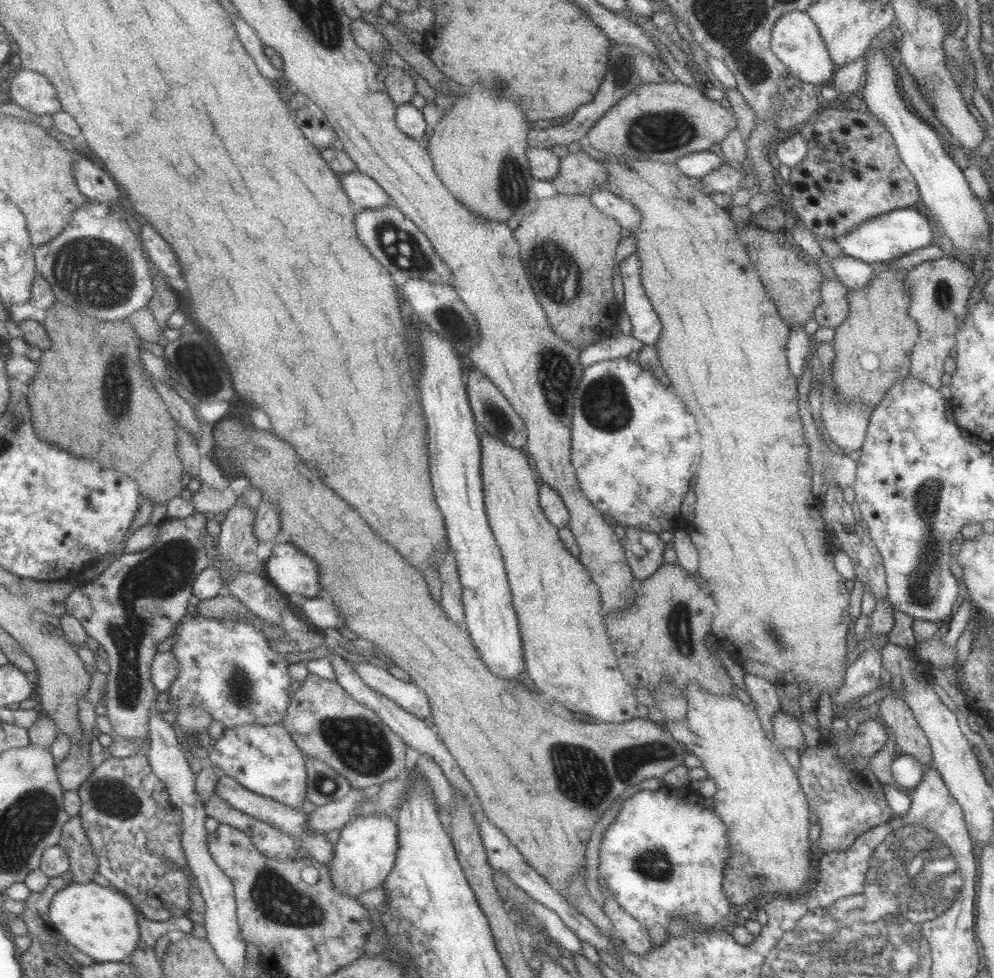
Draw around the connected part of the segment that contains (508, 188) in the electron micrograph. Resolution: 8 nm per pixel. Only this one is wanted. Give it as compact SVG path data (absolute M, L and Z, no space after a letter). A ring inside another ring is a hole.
M473 88L469 92L465 92L465 96L457 97L453 96L453 103L448 110L443 111L443 115L440 118L440 121L437 123L437 126L434 126L432 130L429 131L429 147L428 154L430 155L434 172L436 173L437 178L444 184L444 187L455 197L467 211L473 213L473 215L478 216L479 218L485 218L486 220L495 220L506 222L509 218L520 217L525 214L533 212L537 202L539 200L547 198L547 196L553 197L553 187L550 181L539 181L531 179L531 173L529 173L529 161L525 157L525 152L527 152L527 132L529 132L529 126L527 125L528 121L523 118L523 112L513 106L511 102L507 100L499 100L499 98L491 98L489 94L485 94L483 88Z

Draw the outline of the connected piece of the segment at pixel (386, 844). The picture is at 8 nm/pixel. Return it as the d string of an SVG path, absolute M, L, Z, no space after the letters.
M393 811L390 814L353 817L343 825L328 862L329 880L334 891L357 899L360 892L373 891L382 886L395 862L397 831L396 814Z

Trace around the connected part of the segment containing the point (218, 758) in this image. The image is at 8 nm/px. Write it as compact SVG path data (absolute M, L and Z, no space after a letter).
M280 722L227 728L209 750L209 762L219 766L226 775L236 778L243 788L259 796L272 798L283 806L300 810L306 799L305 760L299 746Z

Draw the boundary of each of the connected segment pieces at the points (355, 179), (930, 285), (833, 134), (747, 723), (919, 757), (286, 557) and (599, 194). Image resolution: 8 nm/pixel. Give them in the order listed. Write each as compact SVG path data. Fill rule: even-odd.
M357 170L347 172L347 174L338 174L338 176L339 184L351 203L363 209L373 208L373 210L393 205L387 193L383 192L383 189L369 176Z
M944 255L937 260L928 260L917 264L915 268L910 269L905 274L905 280L903 285L909 295L909 308L908 315L917 323L918 337L914 342L912 351L910 352L910 375L914 376L917 380L921 380L925 384L929 384L930 387L938 389L941 386L941 375L944 373L944 362L948 357L951 348L955 346L955 333L958 329L958 324L962 323L965 316L967 307L967 300L969 298L969 292L976 279L973 276L972 270L967 266L950 255Z
M838 102L823 109L810 123L813 133L807 141L807 153L805 159L791 169L787 182L791 187L791 197L784 201L784 205L818 240L845 236L846 232L885 212L919 206L916 183L901 163L891 134L871 113L857 103L842 106Z
M697 684L685 686L682 690L682 696L685 698L687 705L685 718L678 721L665 721L662 726L677 742L683 744L687 754L694 755L701 762L701 767L707 773L707 778L711 779L717 787L715 795L711 798L714 802L713 809L711 810L718 816L722 824L727 826L727 832L729 832L727 836L729 836L728 841L729 846L731 846L731 858L727 860L727 864L725 864L725 868L723 868L722 872L722 892L725 898L727 898L727 901L733 907L746 912L756 907L763 907L764 900L774 896L799 896L799 888L803 888L803 886L807 885L807 878L811 876L811 874L809 874L809 870L811 870L809 861L811 859L813 861L814 854L811 853L813 844L809 844L807 840L807 832L809 832L810 827L808 821L810 815L808 802L805 793L798 783L798 778L795 776L794 770L784 758L781 748L766 736L766 732L762 729L760 720L758 719L757 713L753 710L752 704L744 704L734 696L713 696L713 694L705 692L703 688L699 688Z
M889 693L879 701L879 715L892 730L897 751L911 755L922 767L932 765L932 753L924 732L919 728L906 702Z
M291 543L266 548L264 577L287 597L319 597L318 572L312 558Z
M593 189L590 191L589 201L591 205L607 217L617 221L617 224L631 232L641 222L641 215L627 200L615 196L605 189Z

